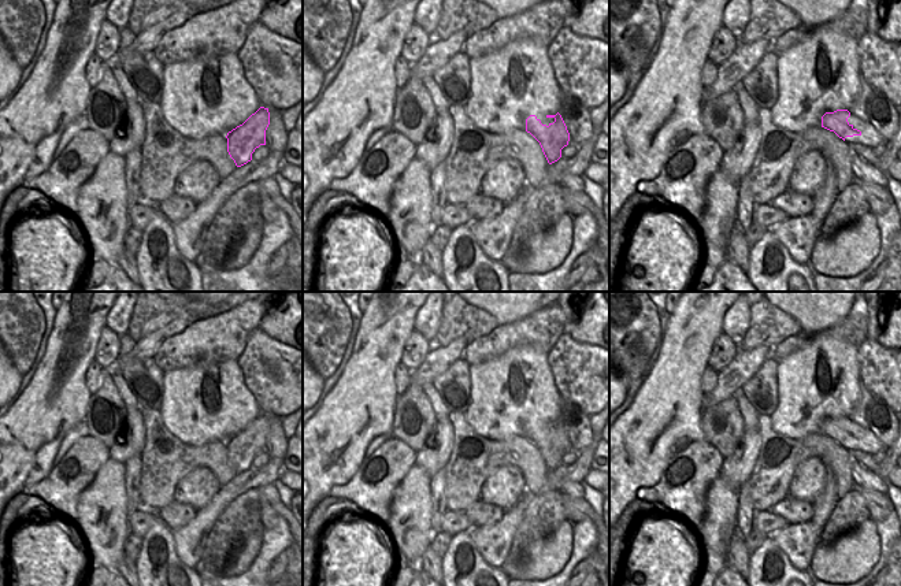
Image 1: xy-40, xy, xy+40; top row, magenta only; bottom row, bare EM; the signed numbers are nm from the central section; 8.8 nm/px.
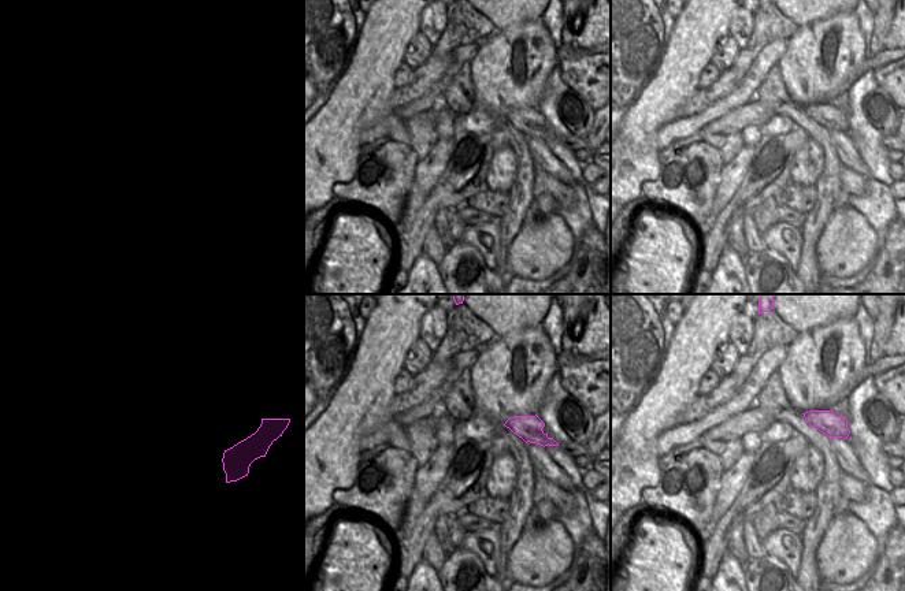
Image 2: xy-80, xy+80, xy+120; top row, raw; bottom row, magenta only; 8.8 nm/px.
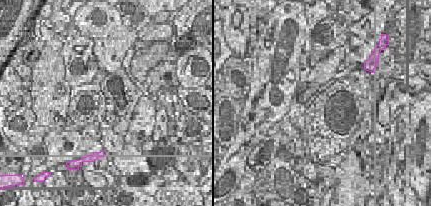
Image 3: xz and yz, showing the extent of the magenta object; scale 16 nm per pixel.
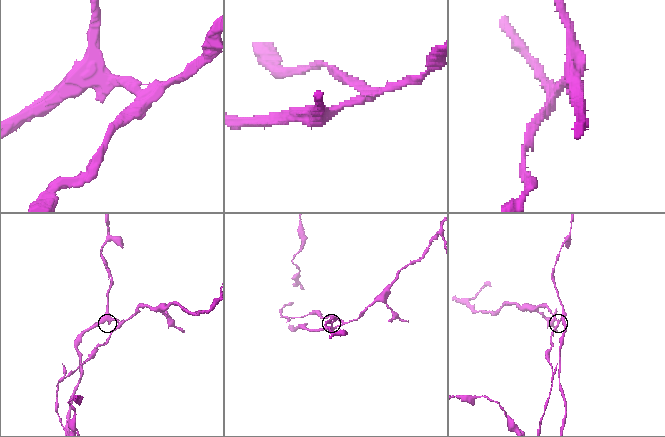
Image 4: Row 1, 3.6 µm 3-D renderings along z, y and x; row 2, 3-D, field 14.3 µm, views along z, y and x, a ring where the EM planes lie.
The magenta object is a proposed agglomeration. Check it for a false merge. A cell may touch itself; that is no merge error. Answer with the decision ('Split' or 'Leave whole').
Split

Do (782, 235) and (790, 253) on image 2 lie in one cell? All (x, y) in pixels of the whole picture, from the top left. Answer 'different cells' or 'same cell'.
same cell

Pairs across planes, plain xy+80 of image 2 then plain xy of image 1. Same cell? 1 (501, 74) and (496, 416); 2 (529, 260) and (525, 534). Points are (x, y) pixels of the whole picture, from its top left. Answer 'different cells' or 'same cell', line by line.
1: same cell
2: different cells

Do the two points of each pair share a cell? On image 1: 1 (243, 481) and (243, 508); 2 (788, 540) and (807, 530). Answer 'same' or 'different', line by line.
1: different
2: same

